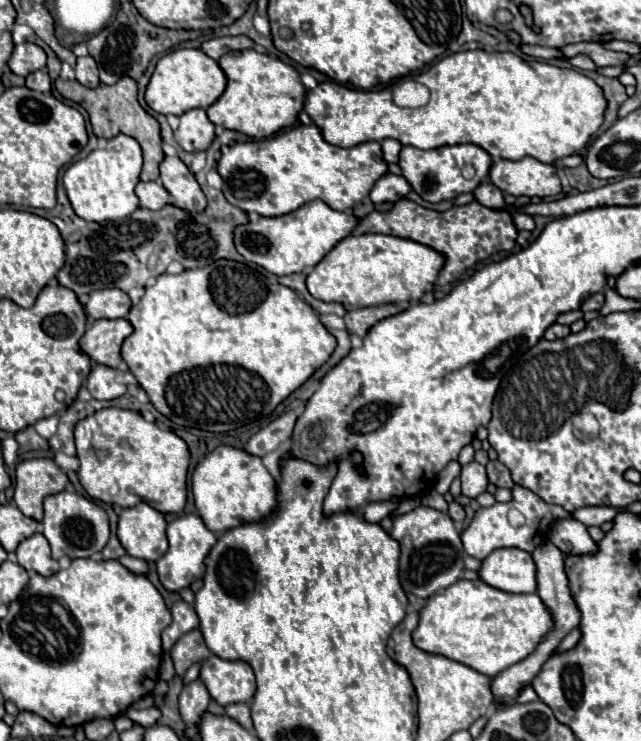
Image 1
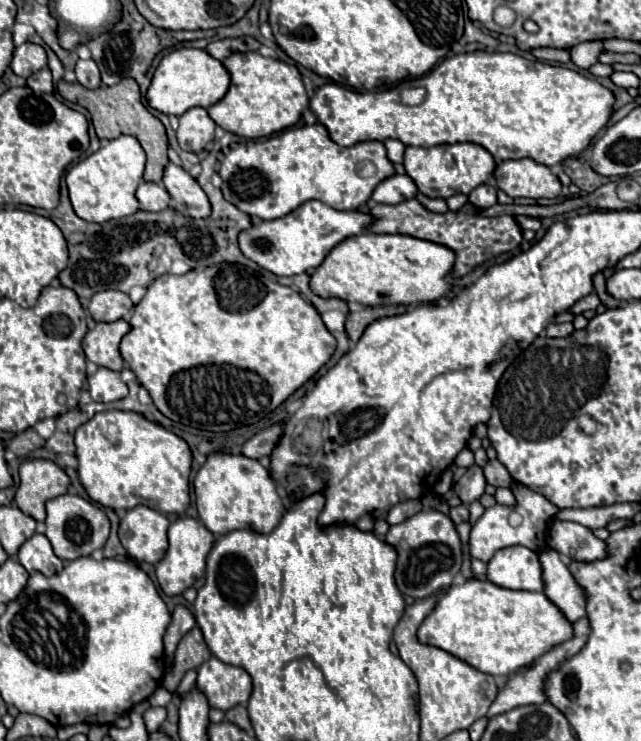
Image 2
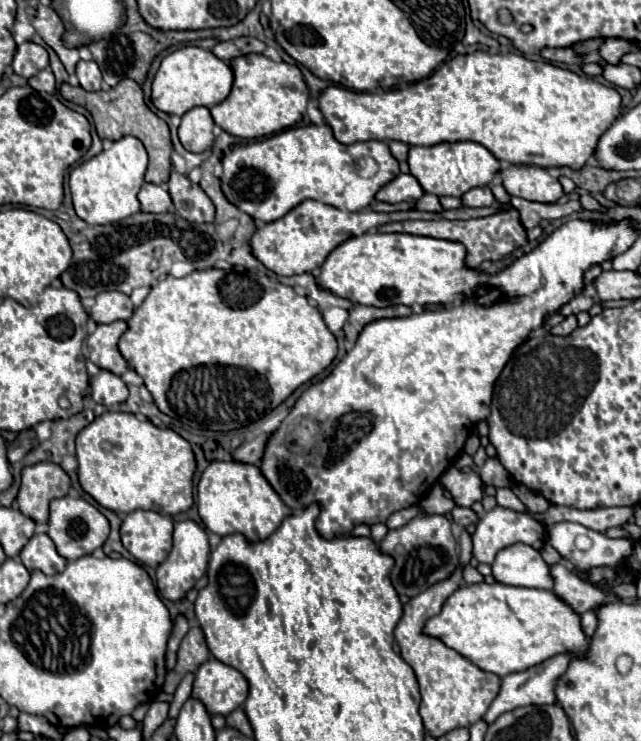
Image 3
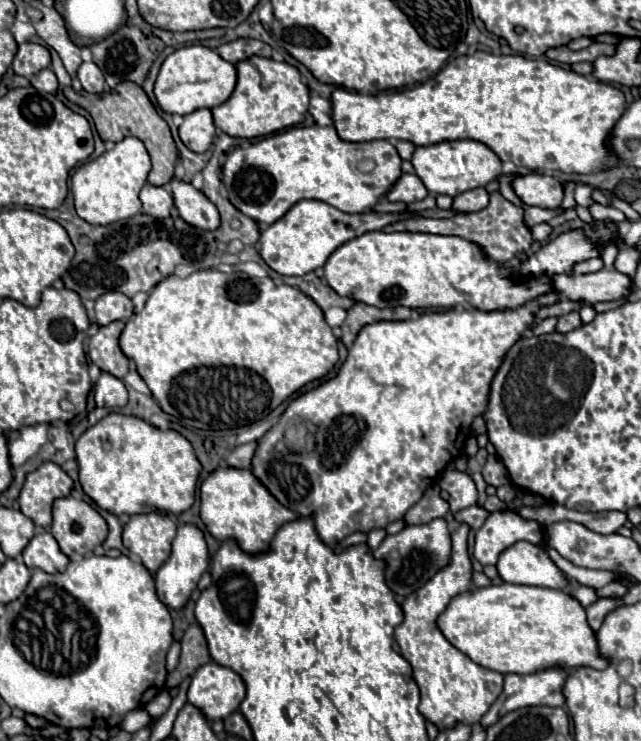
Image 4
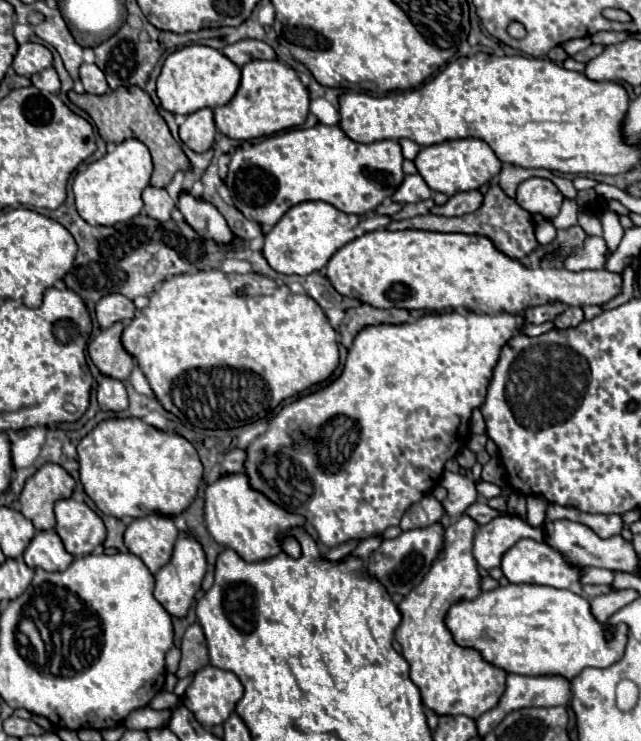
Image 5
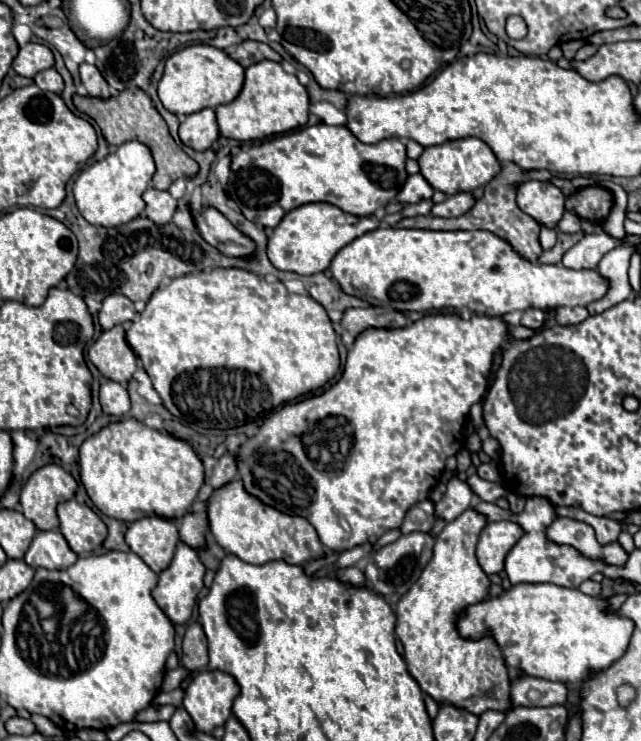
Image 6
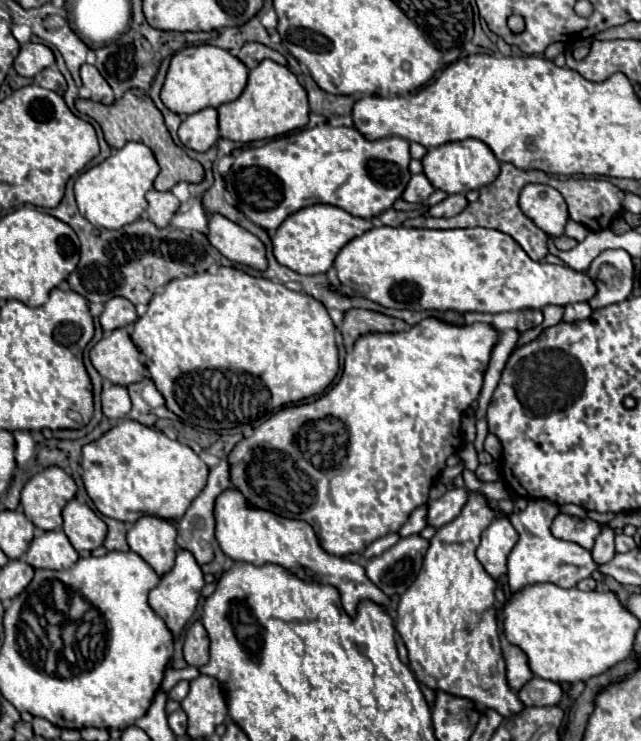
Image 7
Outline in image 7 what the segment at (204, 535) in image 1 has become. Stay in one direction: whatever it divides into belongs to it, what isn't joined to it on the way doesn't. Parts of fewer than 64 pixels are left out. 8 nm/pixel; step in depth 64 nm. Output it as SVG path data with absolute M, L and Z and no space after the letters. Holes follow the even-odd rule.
M178 550L174 568L168 574L162 576L160 584L154 590L150 590L150 596L148 596L148 606L166 622L166 626L168 626L174 640L180 638L186 622L194 614L202 588L204 588L204 576L202 576L202 570L196 564L194 556L190 552L186 552L186 550Z

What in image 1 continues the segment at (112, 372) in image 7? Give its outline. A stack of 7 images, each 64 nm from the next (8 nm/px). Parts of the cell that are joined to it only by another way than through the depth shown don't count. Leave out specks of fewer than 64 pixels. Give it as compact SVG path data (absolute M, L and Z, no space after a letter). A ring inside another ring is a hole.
M96 320L94 326L80 338L80 348L96 364L118 368L122 362L120 346L130 334L132 324L128 320Z

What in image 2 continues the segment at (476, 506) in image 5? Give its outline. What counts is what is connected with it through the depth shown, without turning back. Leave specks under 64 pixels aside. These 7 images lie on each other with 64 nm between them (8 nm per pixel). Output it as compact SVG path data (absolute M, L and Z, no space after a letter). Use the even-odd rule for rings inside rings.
M464 505L452 507L450 508L450 518L458 526L458 524L462 524L462 522L466 522L470 518L470 512L468 512L468 508Z

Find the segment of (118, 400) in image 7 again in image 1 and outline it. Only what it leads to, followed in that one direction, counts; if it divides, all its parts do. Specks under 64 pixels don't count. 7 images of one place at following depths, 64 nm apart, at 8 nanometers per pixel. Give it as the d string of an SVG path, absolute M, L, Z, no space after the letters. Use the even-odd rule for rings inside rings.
M98 364L88 376L88 390L96 400L114 400L126 394L126 386L120 382L120 374L114 368Z

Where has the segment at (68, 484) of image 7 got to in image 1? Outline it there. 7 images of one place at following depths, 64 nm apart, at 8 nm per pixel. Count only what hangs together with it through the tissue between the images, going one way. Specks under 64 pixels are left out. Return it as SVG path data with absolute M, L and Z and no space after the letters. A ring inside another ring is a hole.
M52 458L24 460L16 468L16 506L30 518L42 520L42 502L46 496L62 492L68 476L56 466Z

